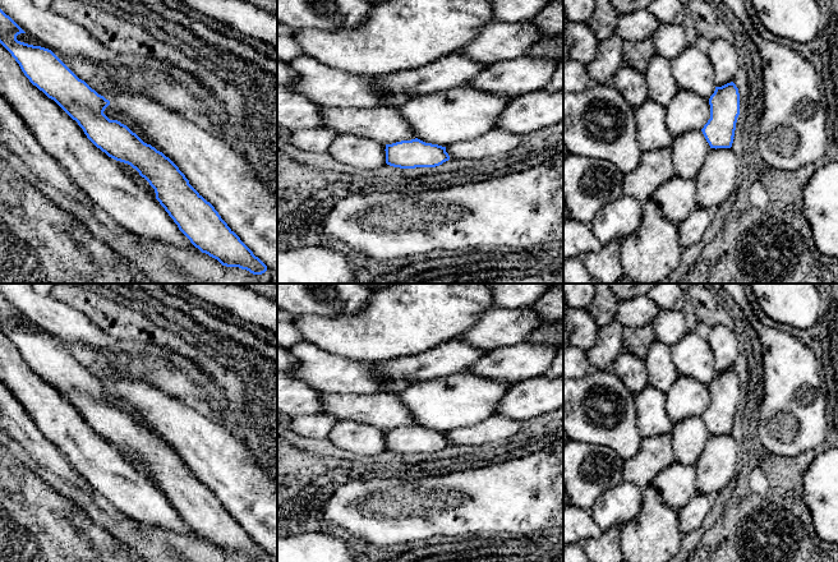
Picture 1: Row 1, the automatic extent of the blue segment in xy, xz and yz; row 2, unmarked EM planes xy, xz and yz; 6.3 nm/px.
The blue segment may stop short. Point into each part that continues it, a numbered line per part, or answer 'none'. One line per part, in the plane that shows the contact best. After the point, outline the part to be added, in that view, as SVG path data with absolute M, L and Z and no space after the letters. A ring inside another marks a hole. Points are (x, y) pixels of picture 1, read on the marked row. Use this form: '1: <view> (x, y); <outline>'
none

